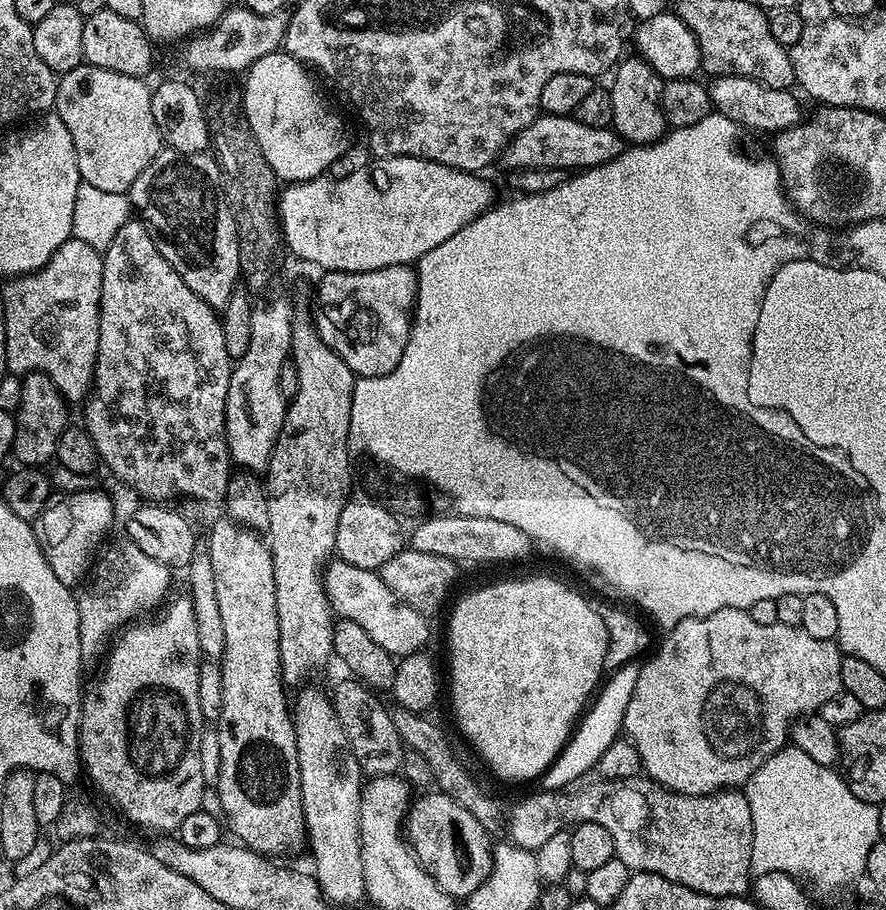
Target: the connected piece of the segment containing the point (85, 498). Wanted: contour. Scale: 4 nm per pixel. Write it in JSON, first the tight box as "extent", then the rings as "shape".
{"extent":[35,488,114,588],"shape":[[[91,488],[86,491],[53,495],[36,521],[35,530],[43,556],[58,580],[71,588],[81,579],[82,582],[89,573],[93,558],[101,547],[100,542],[114,518],[114,506],[109,496],[97,490]]]}

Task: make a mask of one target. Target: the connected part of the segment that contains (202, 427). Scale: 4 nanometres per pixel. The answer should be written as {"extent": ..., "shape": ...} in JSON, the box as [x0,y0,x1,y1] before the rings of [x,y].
{"extent":[83,218,234,502],"shape":[[[129,218],[114,234],[114,242],[103,249],[104,269],[102,270],[102,302],[100,303],[100,333],[98,334],[98,354],[94,366],[94,378],[92,387],[88,393],[88,399],[83,405],[83,427],[88,429],[90,438],[100,455],[100,464],[108,467],[122,483],[128,488],[133,488],[138,495],[144,496],[148,502],[176,502],[179,496],[185,496],[188,500],[220,500],[226,497],[228,477],[234,471],[232,456],[228,452],[227,426],[226,426],[226,390],[230,390],[230,374],[234,367],[234,360],[226,352],[225,339],[221,326],[221,317],[162,258],[162,254],[156,245],[156,239],[149,232],[144,221],[139,218]]]}

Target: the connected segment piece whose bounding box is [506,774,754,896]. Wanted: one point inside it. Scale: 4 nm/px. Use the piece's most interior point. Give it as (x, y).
(704, 843)

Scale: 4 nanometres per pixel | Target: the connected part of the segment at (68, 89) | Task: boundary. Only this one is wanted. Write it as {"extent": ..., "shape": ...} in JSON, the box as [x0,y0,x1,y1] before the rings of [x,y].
{"extent":[54,62,162,193],"shape":[[[87,62],[59,77],[54,112],[66,122],[66,130],[74,138],[83,183],[98,186],[98,190],[127,193],[134,178],[162,150],[160,131],[154,122],[152,88],[144,83],[139,76],[114,74]]]}

